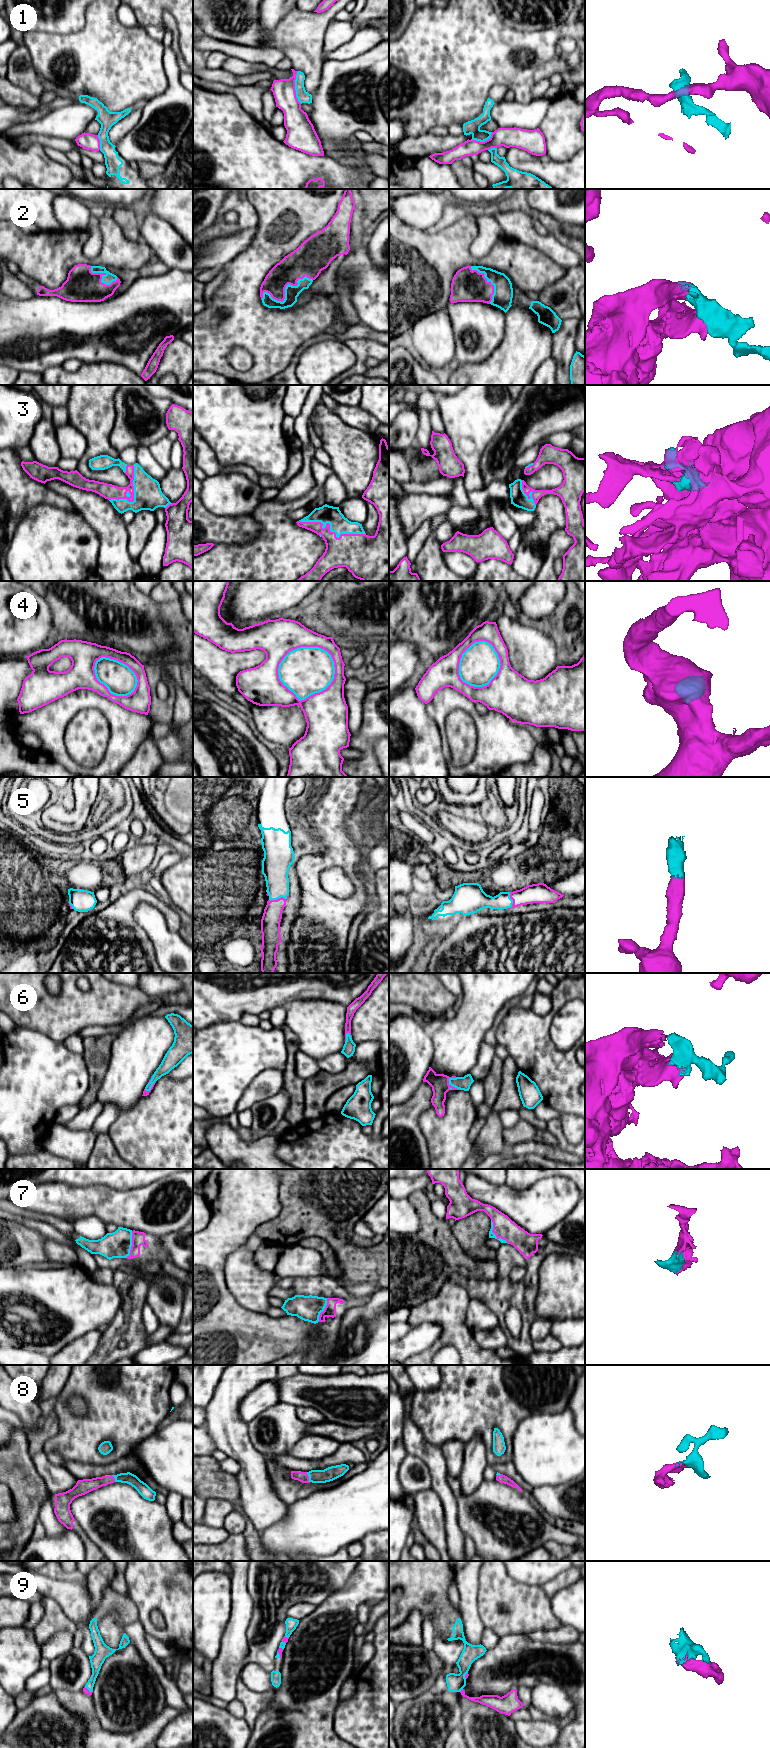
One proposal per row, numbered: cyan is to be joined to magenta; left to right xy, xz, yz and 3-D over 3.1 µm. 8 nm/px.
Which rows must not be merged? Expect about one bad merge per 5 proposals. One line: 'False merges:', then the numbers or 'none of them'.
False merges: 1, 4

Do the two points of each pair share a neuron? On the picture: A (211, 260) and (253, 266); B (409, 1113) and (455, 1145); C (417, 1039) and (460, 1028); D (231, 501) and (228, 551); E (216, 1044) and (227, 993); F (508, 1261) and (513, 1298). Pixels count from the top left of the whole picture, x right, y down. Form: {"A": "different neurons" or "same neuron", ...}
{"A": "different neurons", "B": "different neurons", "C": "different neurons", "D": "different neurons", "E": "different neurons", "F": "same neuron"}

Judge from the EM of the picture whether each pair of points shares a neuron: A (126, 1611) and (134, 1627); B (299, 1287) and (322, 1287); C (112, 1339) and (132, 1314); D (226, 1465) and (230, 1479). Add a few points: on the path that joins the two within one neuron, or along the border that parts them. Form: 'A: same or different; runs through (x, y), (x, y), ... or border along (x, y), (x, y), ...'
A: different; border along (138, 1619), (124, 1626)
B: same; runs through (305, 1287), (316, 1287)
C: same; runs through (116, 1333), (128, 1320)
D: different; border along (218, 1461), (218, 1464), (225, 1472), (234, 1475)

